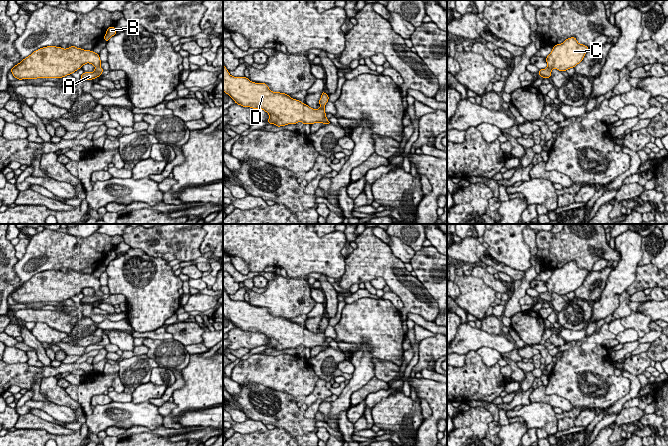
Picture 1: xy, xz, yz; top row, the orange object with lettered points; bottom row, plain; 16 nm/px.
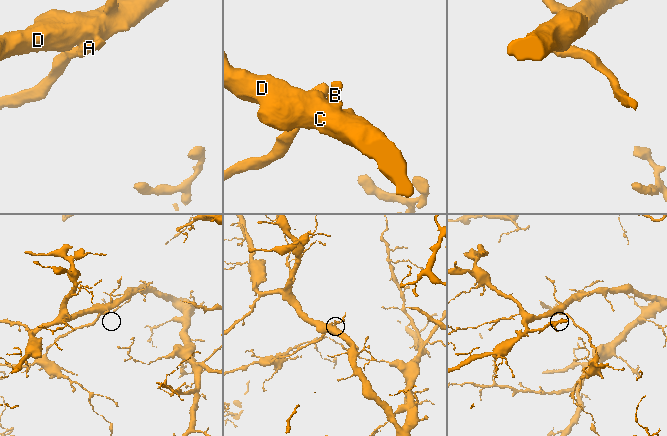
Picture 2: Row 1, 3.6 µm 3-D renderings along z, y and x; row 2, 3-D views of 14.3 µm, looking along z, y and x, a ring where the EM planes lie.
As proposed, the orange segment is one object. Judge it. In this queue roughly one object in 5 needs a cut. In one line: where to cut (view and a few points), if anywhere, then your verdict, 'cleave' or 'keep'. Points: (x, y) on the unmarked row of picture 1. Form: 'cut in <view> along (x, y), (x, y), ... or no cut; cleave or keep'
no cut; keep

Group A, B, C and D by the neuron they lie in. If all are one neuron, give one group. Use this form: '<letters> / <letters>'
A B C D

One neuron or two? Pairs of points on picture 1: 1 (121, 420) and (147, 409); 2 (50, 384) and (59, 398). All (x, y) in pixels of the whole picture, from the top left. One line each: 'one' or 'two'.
1: one
2: one

